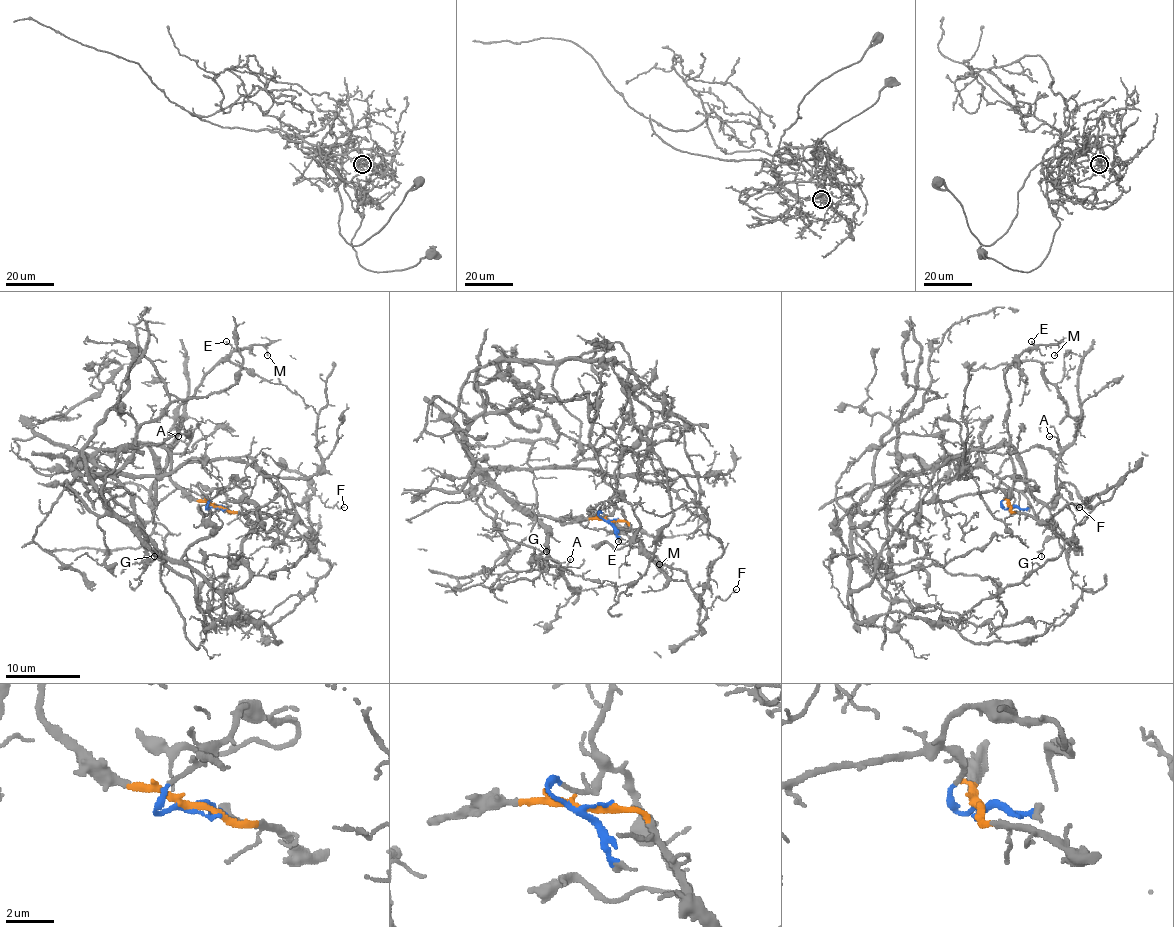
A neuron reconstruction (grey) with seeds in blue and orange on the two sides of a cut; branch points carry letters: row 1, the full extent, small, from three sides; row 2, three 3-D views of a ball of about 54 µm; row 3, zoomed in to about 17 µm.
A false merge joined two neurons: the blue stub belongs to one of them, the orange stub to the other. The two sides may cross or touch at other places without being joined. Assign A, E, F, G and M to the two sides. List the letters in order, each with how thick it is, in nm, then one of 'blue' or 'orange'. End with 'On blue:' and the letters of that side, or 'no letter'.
A: 110 nm | orange
E: 120 nm | orange
F: 100 nm | orange
G: 80 nm | orange
M: 100 nm | orange
On blue: no letter

